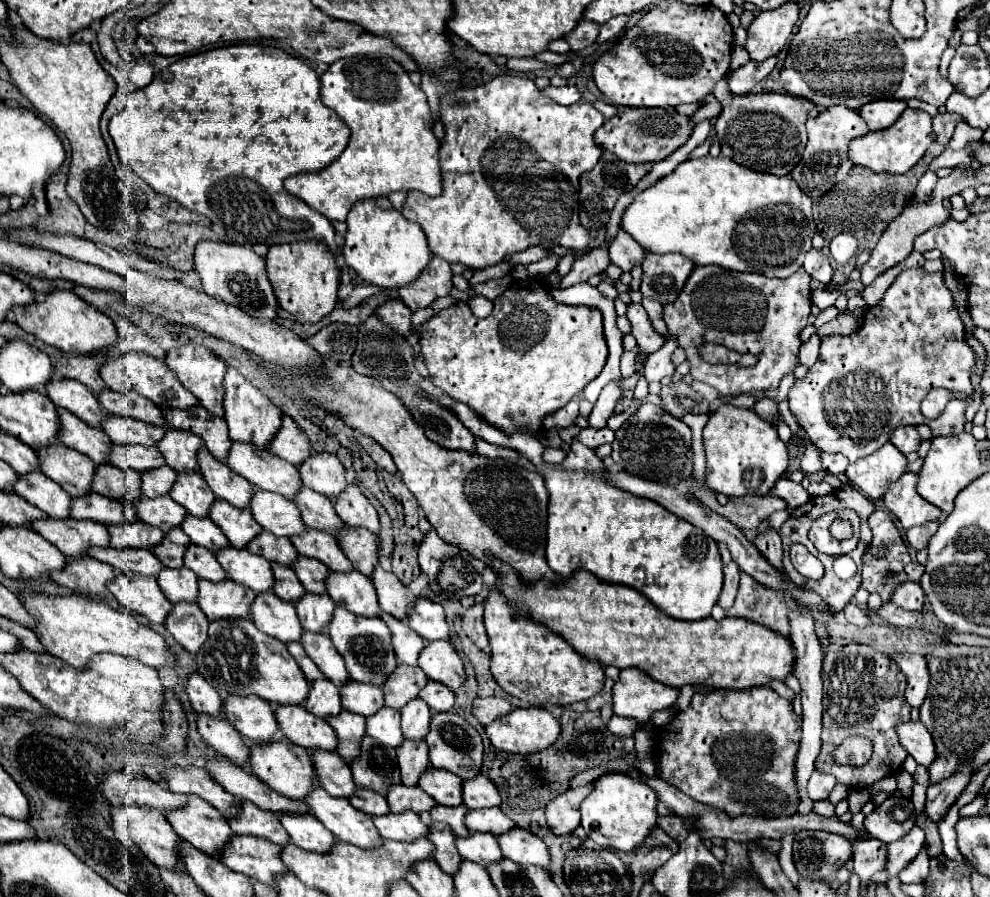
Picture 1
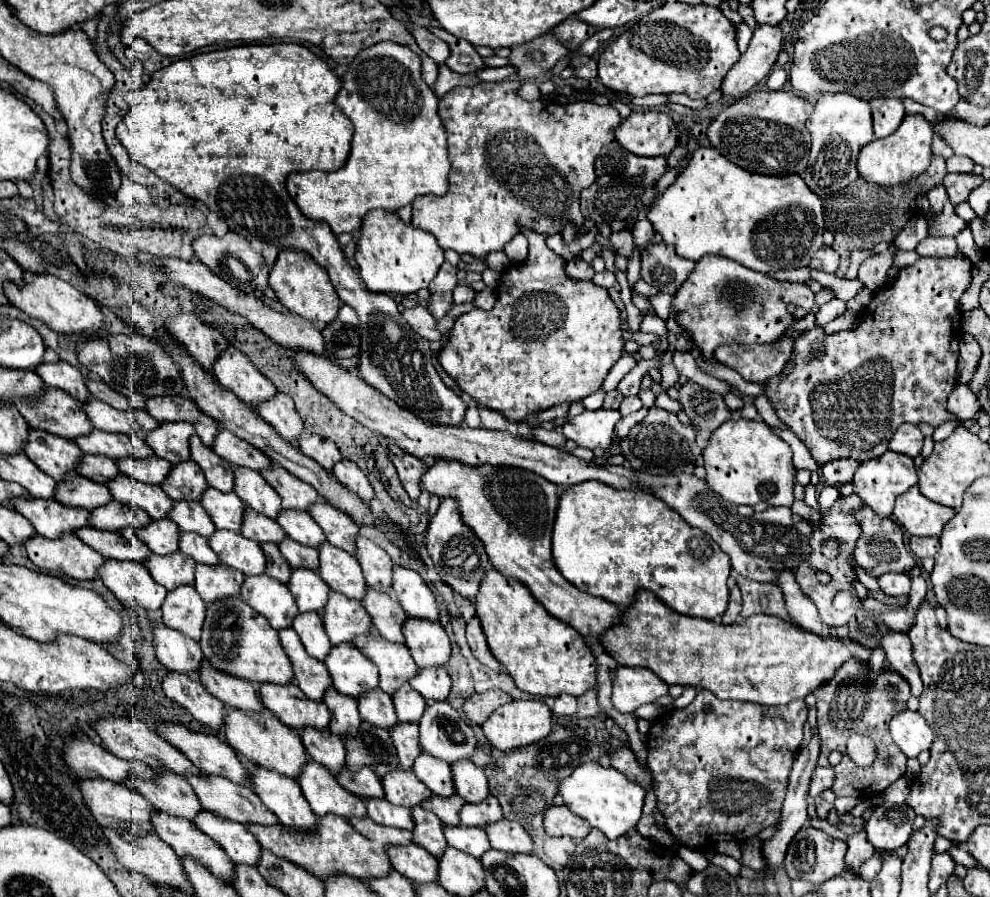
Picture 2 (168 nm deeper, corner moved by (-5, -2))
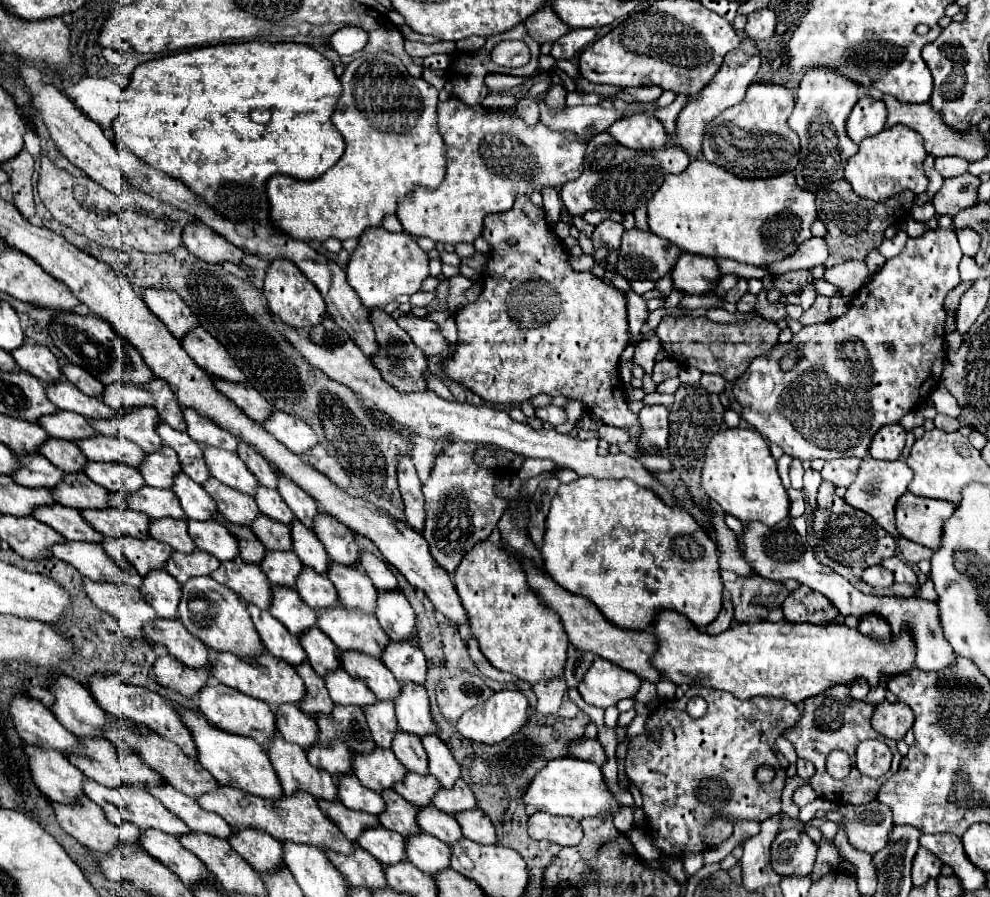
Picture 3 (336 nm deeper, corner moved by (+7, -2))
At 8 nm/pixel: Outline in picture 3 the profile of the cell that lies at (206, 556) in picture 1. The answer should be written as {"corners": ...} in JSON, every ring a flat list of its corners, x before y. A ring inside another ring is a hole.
{"corners":[[175,518,151,520,149,536,169,544,177,552,193,552,195,550,195,544,193,544,193,540,187,532,187,522,185,520,175,520]]}

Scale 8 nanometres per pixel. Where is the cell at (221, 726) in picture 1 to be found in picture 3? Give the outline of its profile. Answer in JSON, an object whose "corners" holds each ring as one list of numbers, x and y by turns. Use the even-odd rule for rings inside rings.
{"corners":[[161,656,159,662,155,660,153,672,157,682,177,690,185,698,197,694,207,684,209,678,209,672,197,672,197,668,185,668,185,664,173,660,173,656]]}

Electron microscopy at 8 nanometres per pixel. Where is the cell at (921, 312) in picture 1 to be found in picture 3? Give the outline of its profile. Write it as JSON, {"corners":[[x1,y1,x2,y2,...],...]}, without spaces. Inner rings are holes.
{"corners":[[935,228,935,230,927,230,923,236,919,238,909,238,903,252,897,254,895,258,887,260,885,266,873,274,871,282,865,284,857,296,851,300,849,304,849,310,835,318,835,320,829,320,829,322,821,322,821,324,813,324,813,326,803,326,789,344,777,344,773,346,767,354,755,358,751,362,751,366,745,370,745,374,741,378,735,380,733,384,733,396,735,400,741,404,741,418,753,426,763,438,771,440,773,444,781,446,785,454,789,454,791,458,799,458,799,460,815,460,815,458,823,458,823,460,831,460,831,458,847,458,847,456,857,456,857,458,865,458,867,456,867,450,869,450,869,444,875,436,875,432,885,426,885,424,895,424,899,422,909,410,913,410,915,406,921,404,921,400,925,400,929,396,929,390,933,390,933,384,937,384,937,374,943,372,943,358,945,358,945,332,943,332,943,324,945,324,945,308,943,308,943,300,945,296,961,282,959,278,959,262,961,262,961,248,959,248,959,242,957,242,957,234,953,228],[885,342,891,342,895,346,895,352,887,352,885,350],[793,348,797,350,797,364,793,370,789,372,783,372,779,368,779,360,783,356,789,356,793,352]]}

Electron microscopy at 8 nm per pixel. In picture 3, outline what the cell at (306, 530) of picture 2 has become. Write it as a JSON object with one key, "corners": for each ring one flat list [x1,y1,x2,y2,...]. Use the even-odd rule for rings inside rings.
{"corners":[[261,484,255,488,255,502,259,506,259,510,269,516,271,520,283,522,283,524,291,524,293,522,293,512,289,510,289,506,285,504,285,500,281,500,281,494,275,488,261,488]]}

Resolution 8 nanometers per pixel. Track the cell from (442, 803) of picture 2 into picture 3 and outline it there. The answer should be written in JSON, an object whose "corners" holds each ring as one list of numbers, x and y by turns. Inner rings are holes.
{"corners":[[407,772,405,782,401,780,401,784,395,784,393,790,403,796,407,802,423,808,431,804,433,794,441,788,441,784,437,784,437,780,433,780,433,776,417,776,415,772]]}

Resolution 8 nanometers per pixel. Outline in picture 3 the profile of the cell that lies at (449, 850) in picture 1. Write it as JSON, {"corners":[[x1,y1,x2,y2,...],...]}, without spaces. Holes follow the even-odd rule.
{"corners":[[385,790,381,792,383,800,385,800,385,812,379,814,379,822,393,832,399,832,401,836,409,836,409,834,417,834,419,826,417,826,417,808,413,808,413,804,401,800,401,796,397,796,395,790]]}

